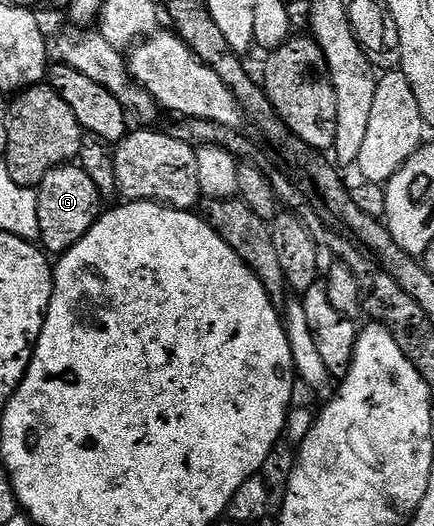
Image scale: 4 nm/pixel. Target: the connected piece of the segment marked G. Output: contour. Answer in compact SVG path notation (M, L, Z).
M78 163L57 165L48 171L36 192L40 215L40 245L50 255L67 253L73 245L80 243L80 239L84 239L84 235L88 235L90 228L98 222L104 209L102 194Z

